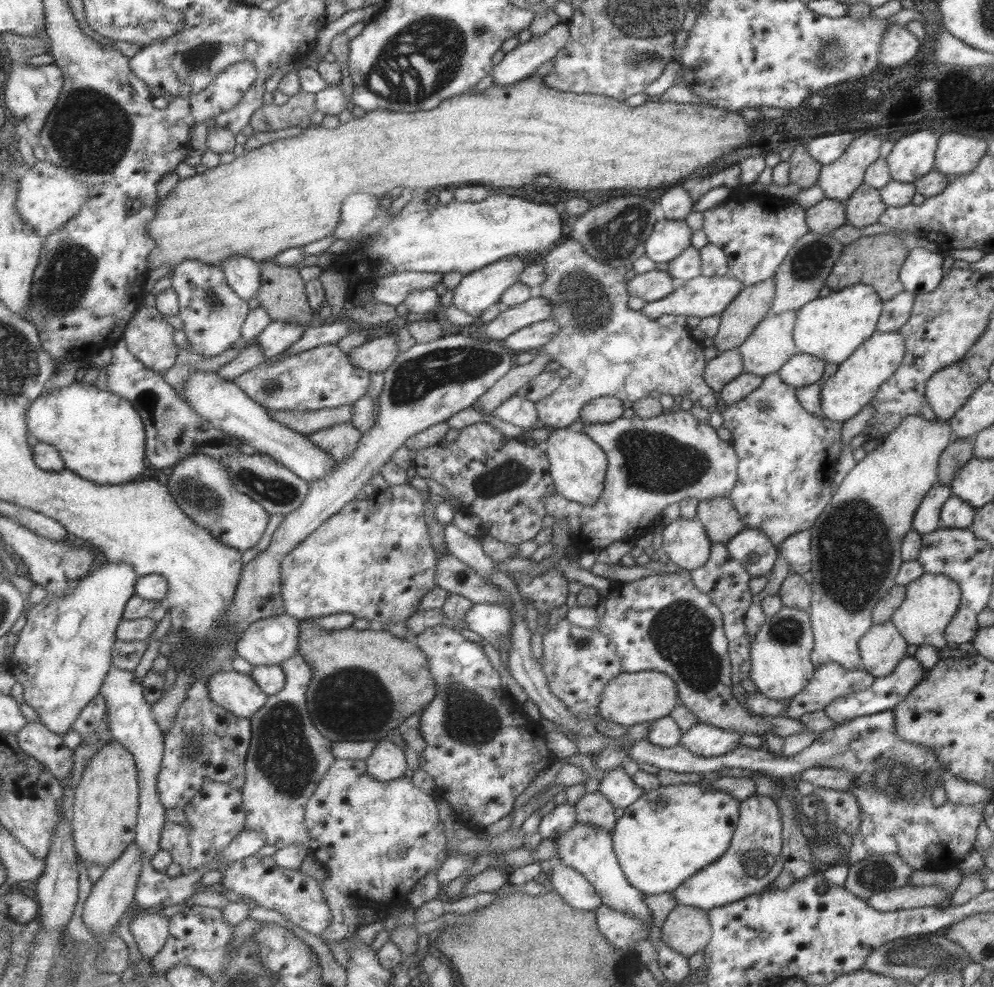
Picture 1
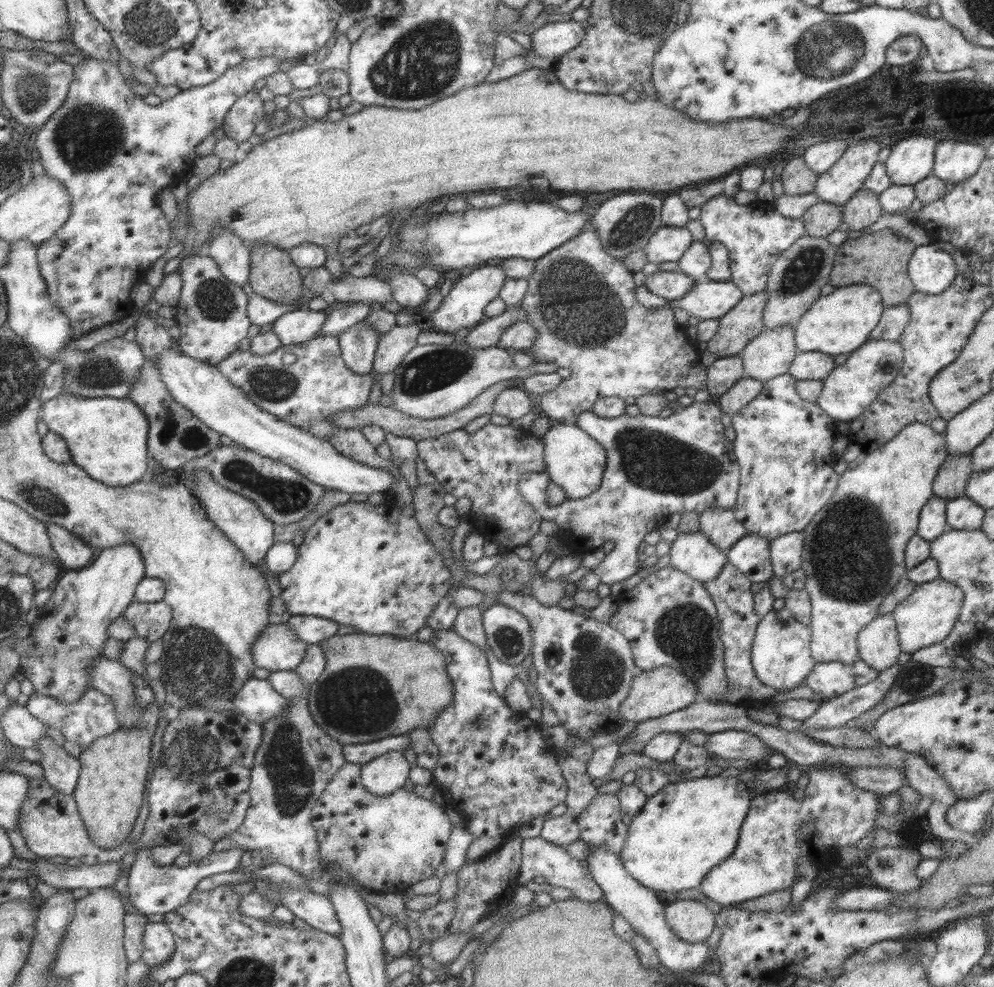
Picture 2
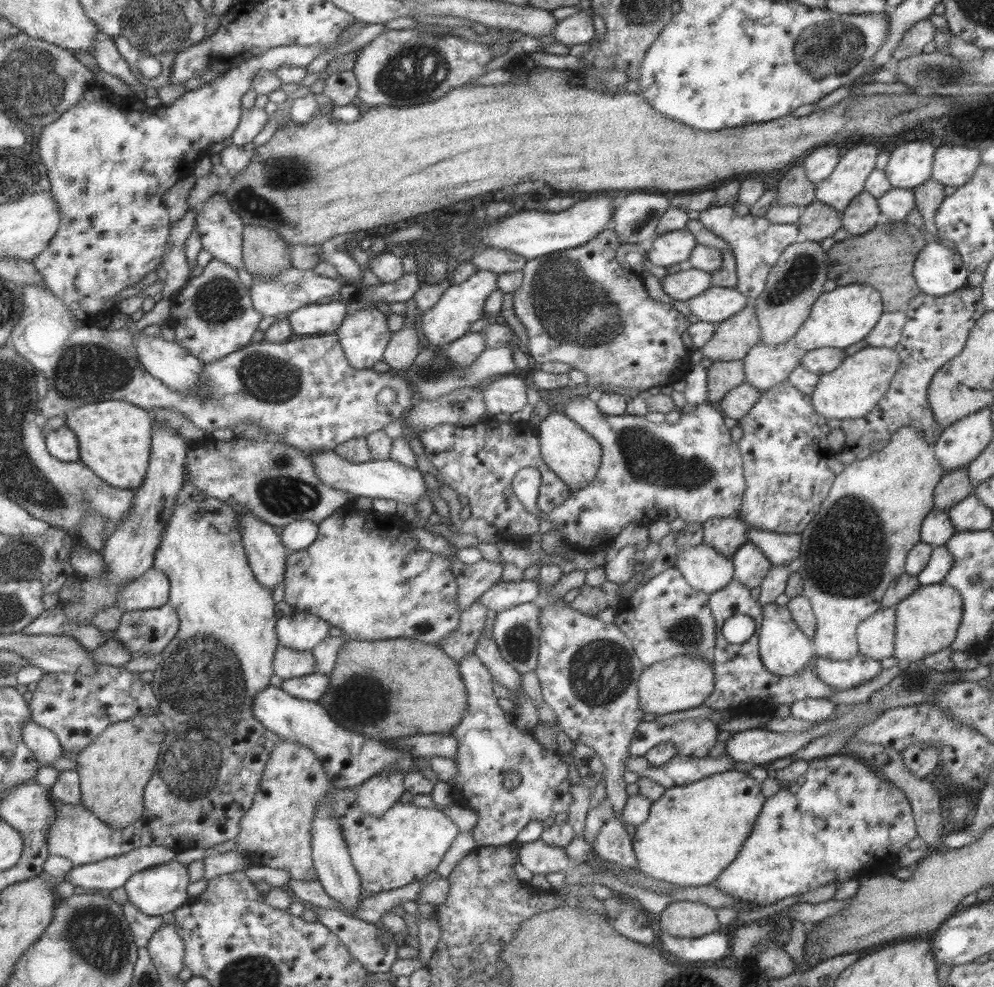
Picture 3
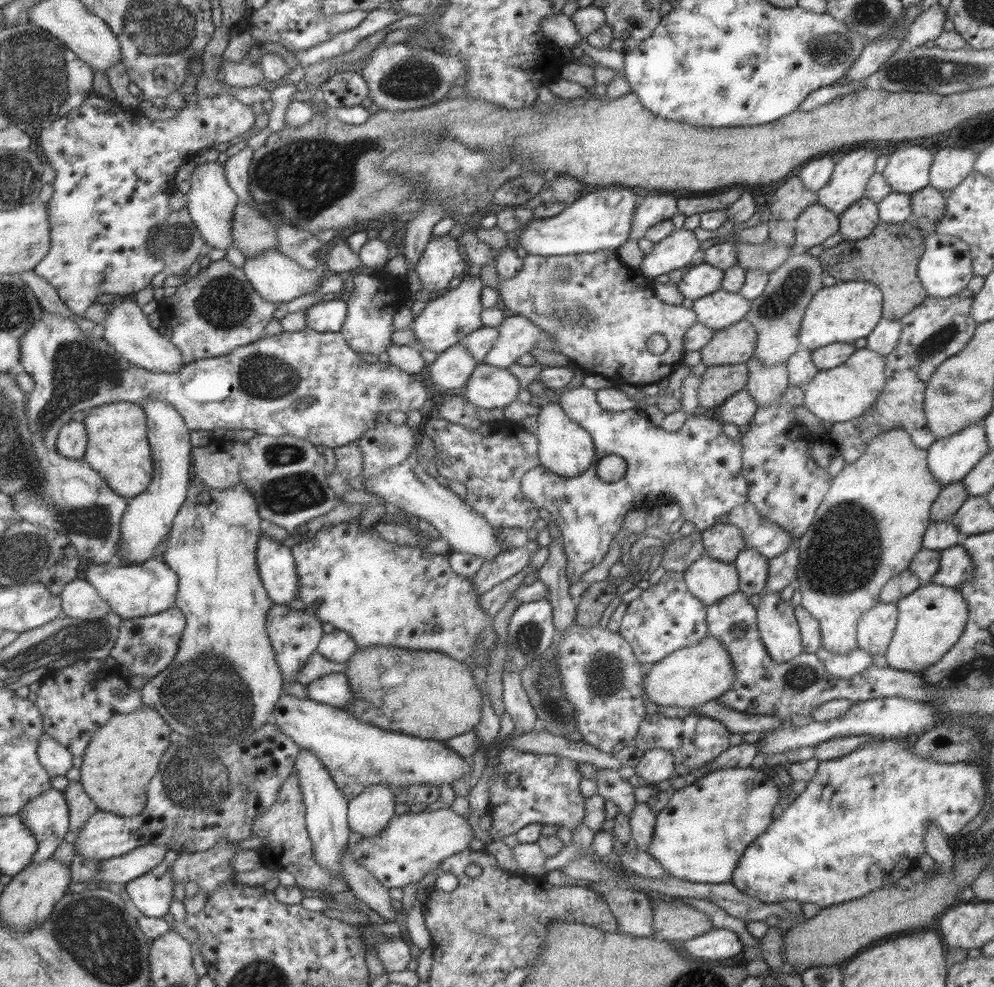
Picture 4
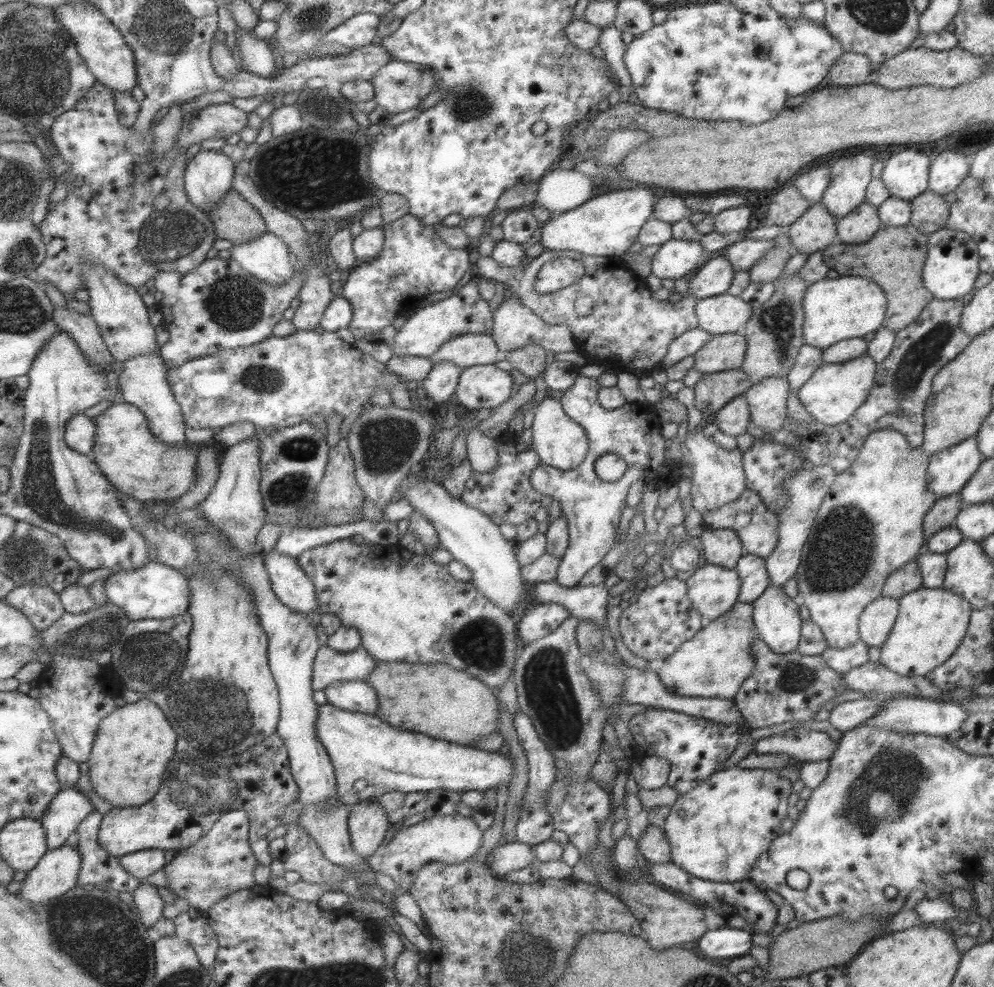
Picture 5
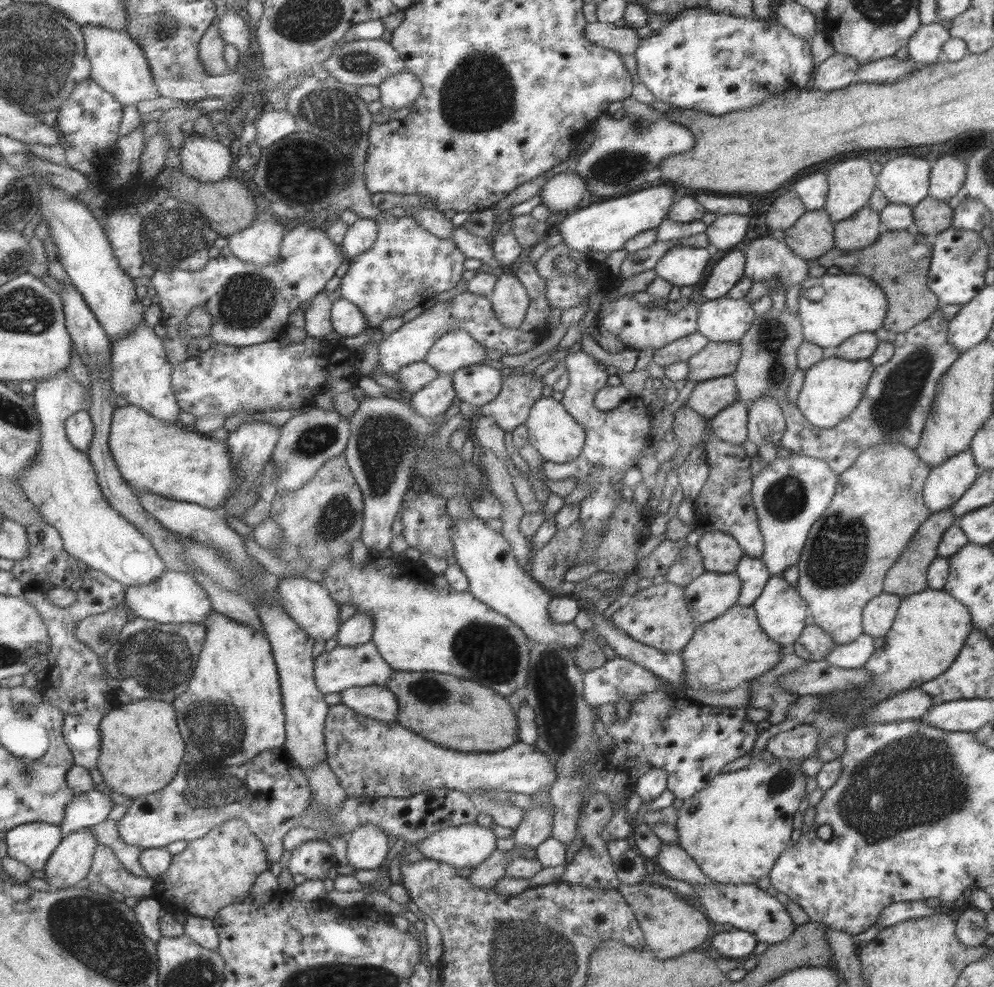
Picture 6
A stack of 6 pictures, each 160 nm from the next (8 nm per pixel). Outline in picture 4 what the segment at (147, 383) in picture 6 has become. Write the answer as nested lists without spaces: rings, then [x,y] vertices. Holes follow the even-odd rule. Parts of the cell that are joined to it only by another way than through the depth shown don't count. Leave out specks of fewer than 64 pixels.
[[[154,398],[144,400],[145,412],[148,414],[148,437],[152,446],[154,462],[154,478],[149,490],[139,494],[135,498],[129,498],[128,510],[125,512],[122,522],[121,546],[119,557],[129,561],[130,565],[141,565],[155,557],[157,546],[169,532],[171,520],[177,510],[181,510],[181,504],[187,494],[189,484],[189,429],[183,424],[184,419],[168,403]]]

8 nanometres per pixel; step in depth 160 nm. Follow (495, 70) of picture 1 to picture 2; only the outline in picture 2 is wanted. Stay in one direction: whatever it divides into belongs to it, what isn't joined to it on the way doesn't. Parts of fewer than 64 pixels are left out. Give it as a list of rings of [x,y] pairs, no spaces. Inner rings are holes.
[[[552,18],[530,34],[529,50],[539,58],[560,57],[571,48],[575,48],[583,36],[585,31],[581,27],[581,22]]]

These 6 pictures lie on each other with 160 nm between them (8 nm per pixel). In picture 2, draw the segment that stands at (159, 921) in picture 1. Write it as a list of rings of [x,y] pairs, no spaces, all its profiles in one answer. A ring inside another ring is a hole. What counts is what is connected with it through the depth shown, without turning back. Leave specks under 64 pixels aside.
[[[150,922],[145,930],[145,950],[142,960],[153,966],[169,962],[169,955],[174,949],[171,931],[163,922]]]

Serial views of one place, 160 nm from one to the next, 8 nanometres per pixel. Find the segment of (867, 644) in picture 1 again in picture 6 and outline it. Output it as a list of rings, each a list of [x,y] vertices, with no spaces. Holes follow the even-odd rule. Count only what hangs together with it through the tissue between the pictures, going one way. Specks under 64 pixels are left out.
[[[881,592],[865,603],[861,614],[862,633],[873,638],[885,636],[891,629],[901,598],[897,594]]]

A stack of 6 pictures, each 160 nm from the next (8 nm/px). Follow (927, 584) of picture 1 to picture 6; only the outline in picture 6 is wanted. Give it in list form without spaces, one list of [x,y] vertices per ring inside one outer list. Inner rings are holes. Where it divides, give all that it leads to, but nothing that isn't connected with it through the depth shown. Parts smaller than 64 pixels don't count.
[[[927,587],[921,592],[901,598],[891,629],[885,633],[883,645],[873,651],[863,666],[870,674],[870,682],[866,682],[862,688],[836,690],[828,694],[821,694],[825,698],[821,701],[819,711],[810,714],[811,718],[813,717],[811,725],[818,730],[817,748],[825,745],[825,739],[830,736],[845,736],[853,727],[867,724],[866,720],[860,718],[860,714],[885,700],[887,694],[918,687],[926,680],[939,676],[955,660],[960,646],[965,642],[971,630],[972,621],[968,608],[942,590]]]

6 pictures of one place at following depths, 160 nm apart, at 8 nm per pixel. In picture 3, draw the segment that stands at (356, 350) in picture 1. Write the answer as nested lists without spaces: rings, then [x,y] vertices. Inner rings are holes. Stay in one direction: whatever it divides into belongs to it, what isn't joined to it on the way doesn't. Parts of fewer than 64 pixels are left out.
[[[411,298],[406,301],[406,312],[401,328],[390,334],[382,354],[380,367],[394,370],[405,370],[413,362],[419,347],[414,317],[417,314],[416,303]]]

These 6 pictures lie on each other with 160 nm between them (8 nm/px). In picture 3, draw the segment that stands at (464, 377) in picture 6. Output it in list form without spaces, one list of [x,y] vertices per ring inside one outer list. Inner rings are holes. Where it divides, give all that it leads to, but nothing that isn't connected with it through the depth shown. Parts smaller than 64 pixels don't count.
[[[515,373],[496,378],[482,390],[487,412],[493,416],[500,412],[510,415],[521,410],[526,403],[525,389],[526,383],[516,378]]]

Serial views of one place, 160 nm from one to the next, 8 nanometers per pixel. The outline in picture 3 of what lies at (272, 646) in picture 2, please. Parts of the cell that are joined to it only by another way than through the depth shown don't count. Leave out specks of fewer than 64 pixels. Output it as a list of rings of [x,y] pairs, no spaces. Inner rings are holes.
[[[278,642],[270,663],[273,675],[286,679],[313,673],[314,662],[315,659],[310,650],[293,650]]]

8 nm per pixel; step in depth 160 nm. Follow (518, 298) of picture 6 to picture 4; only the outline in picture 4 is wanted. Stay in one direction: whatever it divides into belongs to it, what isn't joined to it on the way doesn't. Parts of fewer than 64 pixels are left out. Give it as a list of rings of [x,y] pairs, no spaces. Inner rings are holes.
[[[504,314],[498,328],[495,344],[483,357],[483,364],[507,369],[510,364],[531,348],[541,348],[551,352],[554,338],[539,330],[532,322],[516,314]]]

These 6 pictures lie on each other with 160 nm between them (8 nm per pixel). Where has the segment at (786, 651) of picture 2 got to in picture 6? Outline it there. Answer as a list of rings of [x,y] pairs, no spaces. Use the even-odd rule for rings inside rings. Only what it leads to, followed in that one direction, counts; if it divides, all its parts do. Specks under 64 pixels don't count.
[[[781,574],[779,576],[770,576],[767,579],[760,595],[751,605],[761,631],[766,634],[769,640],[776,642],[783,648],[790,648],[794,644],[794,640],[805,627],[805,617],[810,613],[806,602],[798,595],[796,588],[789,585]]]

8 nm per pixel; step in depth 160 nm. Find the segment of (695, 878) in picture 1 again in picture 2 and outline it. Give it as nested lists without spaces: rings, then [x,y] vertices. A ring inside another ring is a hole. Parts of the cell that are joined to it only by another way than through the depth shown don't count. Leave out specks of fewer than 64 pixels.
[[[815,765],[806,769],[808,783],[804,788],[803,801],[795,801],[793,794],[784,788],[755,794],[750,798],[747,814],[741,823],[738,839],[733,852],[712,866],[698,884],[703,896],[720,904],[722,908],[745,902],[749,899],[781,889],[789,889],[795,876],[795,861],[802,855],[812,856],[810,847],[818,847],[825,854],[829,848],[853,847],[873,826],[873,820],[879,814],[876,796],[877,792],[857,790],[846,777],[846,769],[837,765]]]

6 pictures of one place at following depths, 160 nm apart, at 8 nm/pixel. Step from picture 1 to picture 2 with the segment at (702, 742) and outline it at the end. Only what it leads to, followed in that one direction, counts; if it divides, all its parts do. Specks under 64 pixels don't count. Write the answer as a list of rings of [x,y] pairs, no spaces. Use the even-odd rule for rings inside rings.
[[[740,730],[709,733],[704,749],[712,757],[725,760],[747,760],[752,763],[774,754],[765,742]]]

